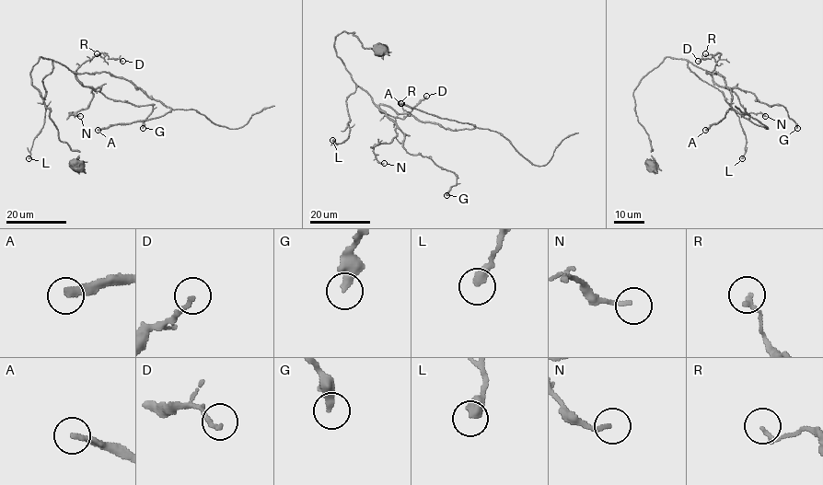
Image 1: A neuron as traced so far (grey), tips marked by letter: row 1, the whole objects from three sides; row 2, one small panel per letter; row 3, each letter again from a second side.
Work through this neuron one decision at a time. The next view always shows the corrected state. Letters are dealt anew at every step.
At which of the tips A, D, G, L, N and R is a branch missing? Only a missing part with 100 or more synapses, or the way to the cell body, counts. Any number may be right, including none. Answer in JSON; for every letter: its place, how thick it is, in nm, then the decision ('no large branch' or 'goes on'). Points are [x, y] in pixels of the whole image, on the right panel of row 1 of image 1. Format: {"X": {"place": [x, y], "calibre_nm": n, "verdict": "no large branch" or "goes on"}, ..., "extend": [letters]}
{"A": {"place": [705, 130], "calibre_nm": 260, "verdict": "goes on"}, "D": {"place": [698, 61], "calibre_nm": 160, "verdict": "no large branch"}, "G": {"place": [797, 128], "calibre_nm": 400, "verdict": "no large branch"}, "L": {"place": [742, 158], "calibre_nm": 400, "verdict": "no large branch"}, "N": {"place": [765, 116], "calibre_nm": 140, "verdict": "no large branch"}, "R": {"place": [705, 53], "calibre_nm": 180, "verdict": "no large branch"}, "extend": ["A"]}

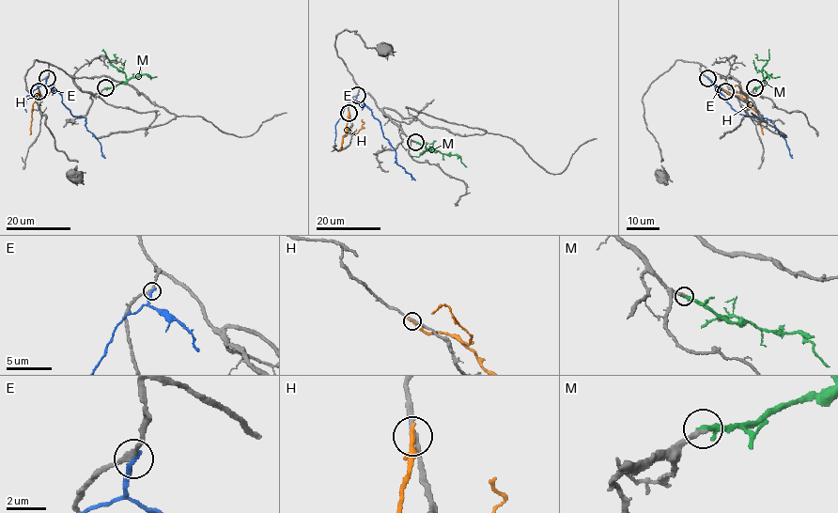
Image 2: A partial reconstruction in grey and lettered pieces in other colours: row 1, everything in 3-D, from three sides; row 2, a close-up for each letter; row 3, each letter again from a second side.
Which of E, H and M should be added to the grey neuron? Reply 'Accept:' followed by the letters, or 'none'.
Accept: M

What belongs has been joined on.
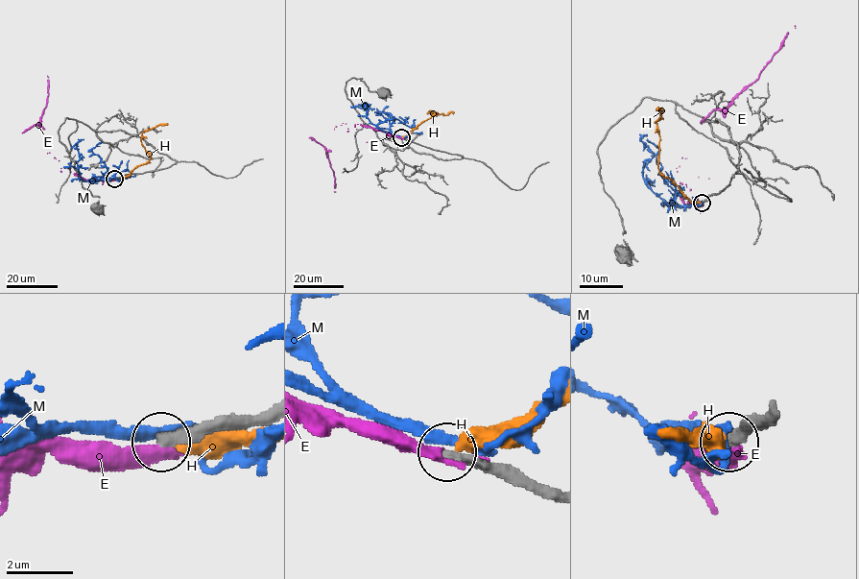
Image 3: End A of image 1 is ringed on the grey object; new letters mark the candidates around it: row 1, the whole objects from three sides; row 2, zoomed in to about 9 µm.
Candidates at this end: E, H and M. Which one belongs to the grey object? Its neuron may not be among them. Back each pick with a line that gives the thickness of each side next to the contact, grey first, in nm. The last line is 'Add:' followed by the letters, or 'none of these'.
Add: none of these

